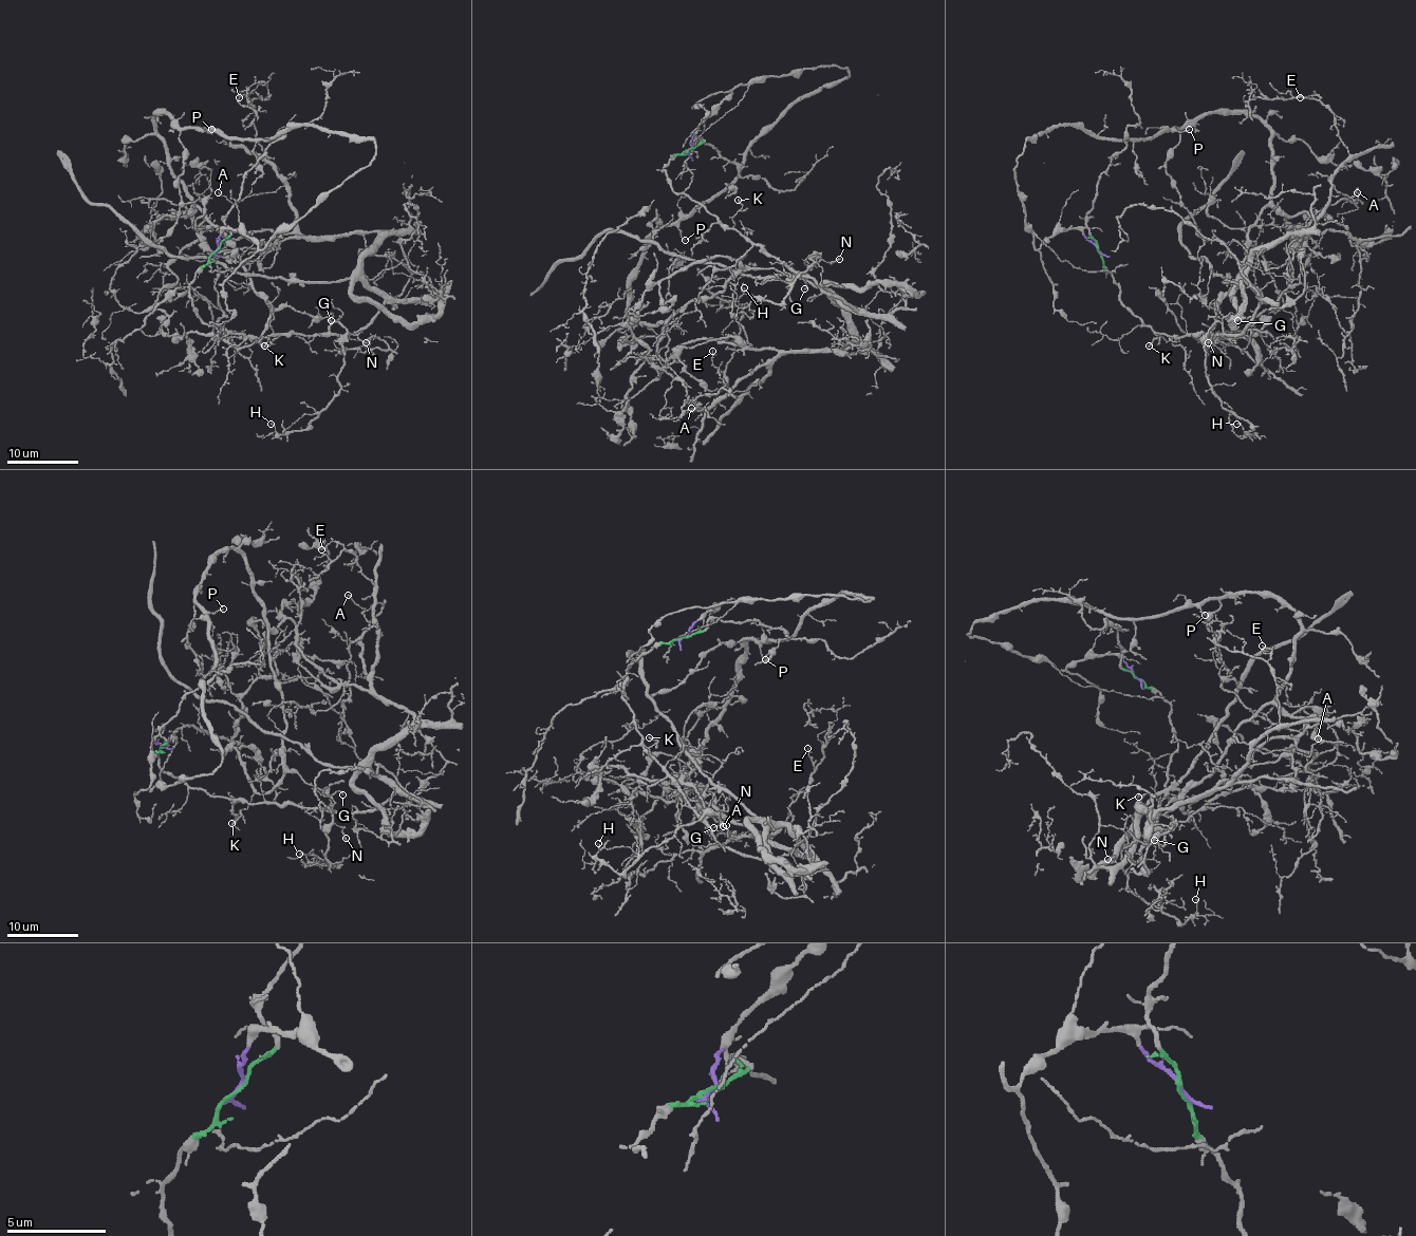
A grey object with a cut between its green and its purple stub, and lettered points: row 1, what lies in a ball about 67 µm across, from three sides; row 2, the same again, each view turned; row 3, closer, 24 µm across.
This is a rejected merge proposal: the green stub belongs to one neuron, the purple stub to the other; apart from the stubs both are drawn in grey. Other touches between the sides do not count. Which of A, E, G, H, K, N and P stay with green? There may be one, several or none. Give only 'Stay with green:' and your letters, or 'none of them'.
Stay with green: A, E, G, H, K, N

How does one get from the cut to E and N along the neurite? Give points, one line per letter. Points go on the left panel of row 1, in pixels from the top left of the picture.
E: (215, 250), (193, 312), (235, 334), (350, 335), (384, 299), (362, 260), (378, 235), (304, 237), (239, 96)
N: (215, 250), (190, 285), (193, 312), (204, 322), (235, 334), (265, 337), (321, 335), (339, 321), (366, 342)

